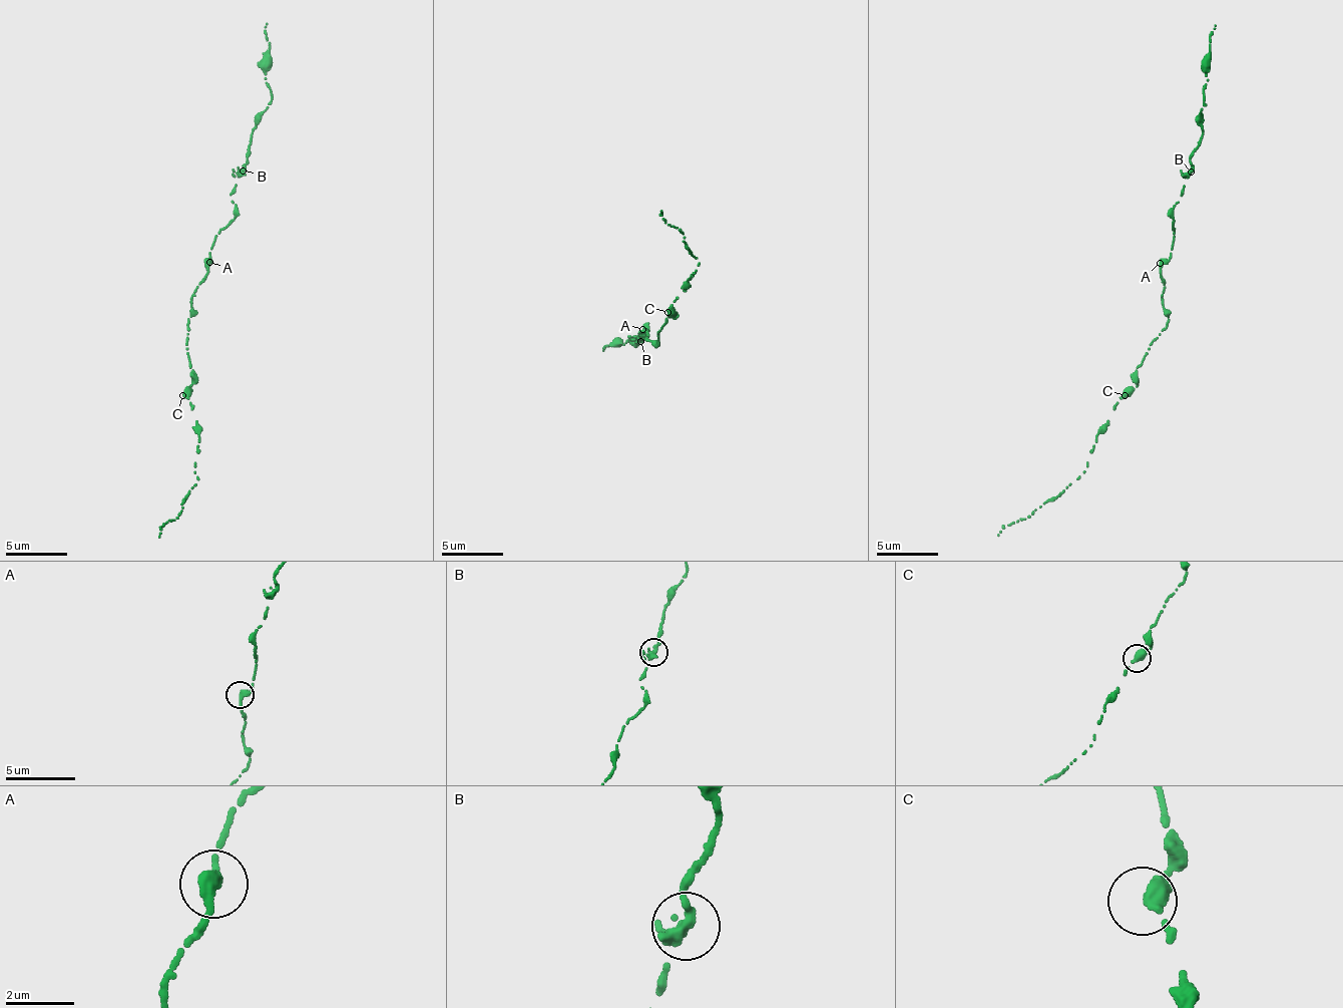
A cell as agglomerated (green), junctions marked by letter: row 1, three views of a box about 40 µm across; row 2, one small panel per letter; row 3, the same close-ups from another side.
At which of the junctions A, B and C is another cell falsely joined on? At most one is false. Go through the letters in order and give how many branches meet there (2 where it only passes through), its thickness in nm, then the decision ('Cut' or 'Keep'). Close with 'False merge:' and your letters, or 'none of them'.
A: Branches: 2. Thickness 320 nm. Keep
B: Branches: 2. Thickness 340 nm. Keep
C: Branches: 2. Thickness 360 nm. Keep
False merge: none of them

